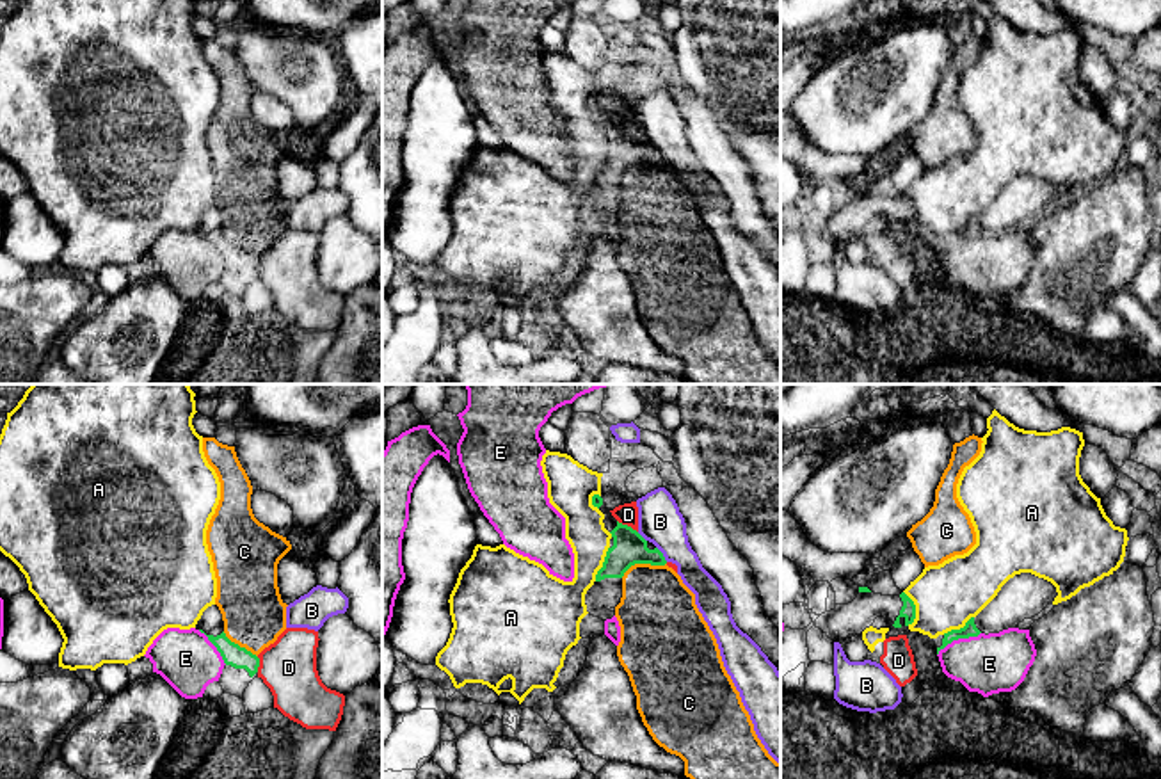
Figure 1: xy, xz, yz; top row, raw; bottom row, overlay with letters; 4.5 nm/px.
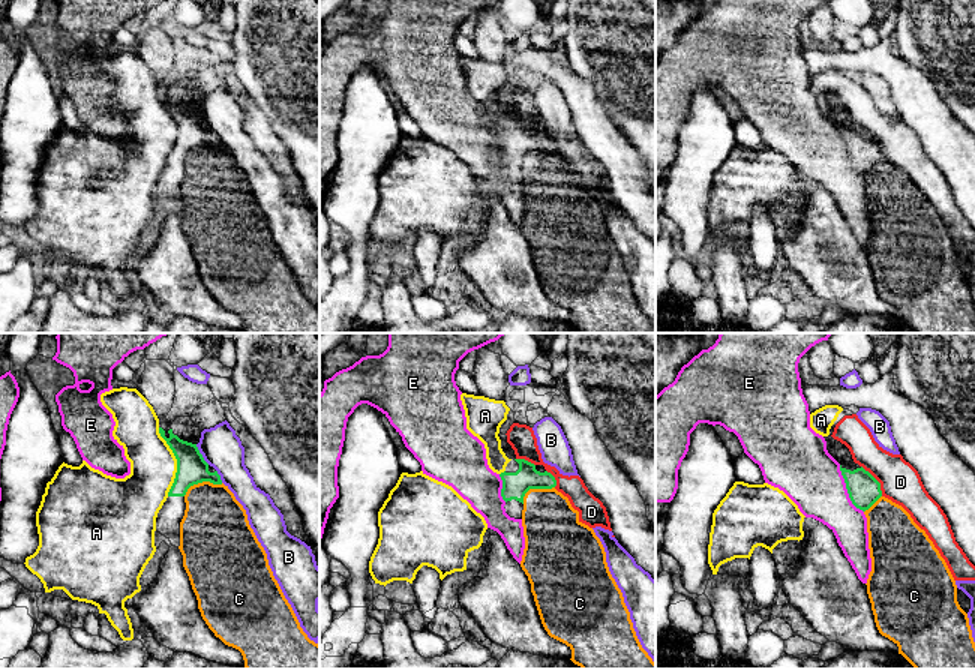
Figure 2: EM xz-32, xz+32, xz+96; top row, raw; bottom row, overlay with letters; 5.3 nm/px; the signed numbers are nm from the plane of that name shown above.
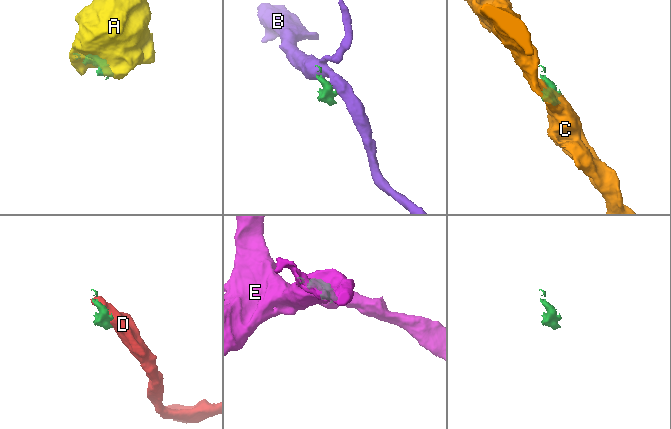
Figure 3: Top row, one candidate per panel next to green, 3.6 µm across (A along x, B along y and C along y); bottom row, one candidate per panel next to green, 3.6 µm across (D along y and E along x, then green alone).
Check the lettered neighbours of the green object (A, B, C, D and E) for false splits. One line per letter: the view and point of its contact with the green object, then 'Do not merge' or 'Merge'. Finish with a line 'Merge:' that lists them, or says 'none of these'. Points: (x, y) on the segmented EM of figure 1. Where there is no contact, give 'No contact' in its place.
A: Touches green at yz (914, 609). Do not merge
B: Touches green at xz (662, 554). Do not merge
C: Touches green at xz (642, 562). Do not merge
D: Touches green at xz (626, 525). Do not merge
E: Touches green at yz (957, 639). Do not merge
Merge: none of these

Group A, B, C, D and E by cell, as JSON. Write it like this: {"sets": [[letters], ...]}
{"sets": [["A", "D"], ["B"], ["C"], ["E"]]}

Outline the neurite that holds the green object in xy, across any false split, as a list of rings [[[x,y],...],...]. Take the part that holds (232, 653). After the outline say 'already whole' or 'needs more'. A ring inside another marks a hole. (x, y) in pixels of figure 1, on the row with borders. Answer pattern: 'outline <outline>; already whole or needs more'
outline [[[217,605],[203,612],[196,630],[208,637],[226,663],[219,678],[224,694],[217,703],[222,715],[226,719],[244,715],[244,692],[258,678],[260,658],[226,637],[222,614]]]; needs more

